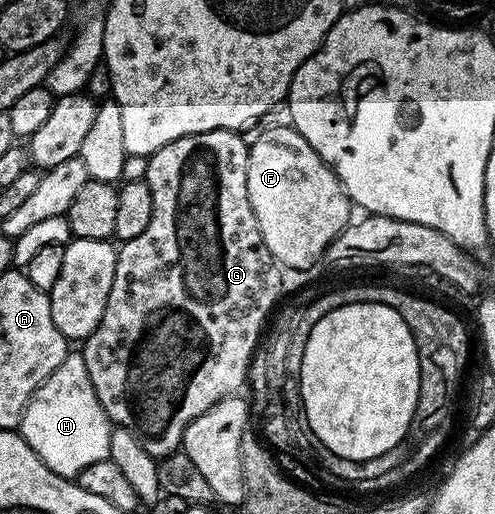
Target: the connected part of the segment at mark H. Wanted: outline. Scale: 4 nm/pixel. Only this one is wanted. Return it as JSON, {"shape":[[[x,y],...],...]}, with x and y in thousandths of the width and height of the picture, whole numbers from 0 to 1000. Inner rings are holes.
{"shape":[[[143,683],[105,720],[105,728],[69,763],[44,809],[40,846],[63,875],[89,897],[115,926],[156,928],[186,899],[202,899],[222,885],[226,827],[214,800],[194,774],[178,712],[170,712],[164,683]]]}

